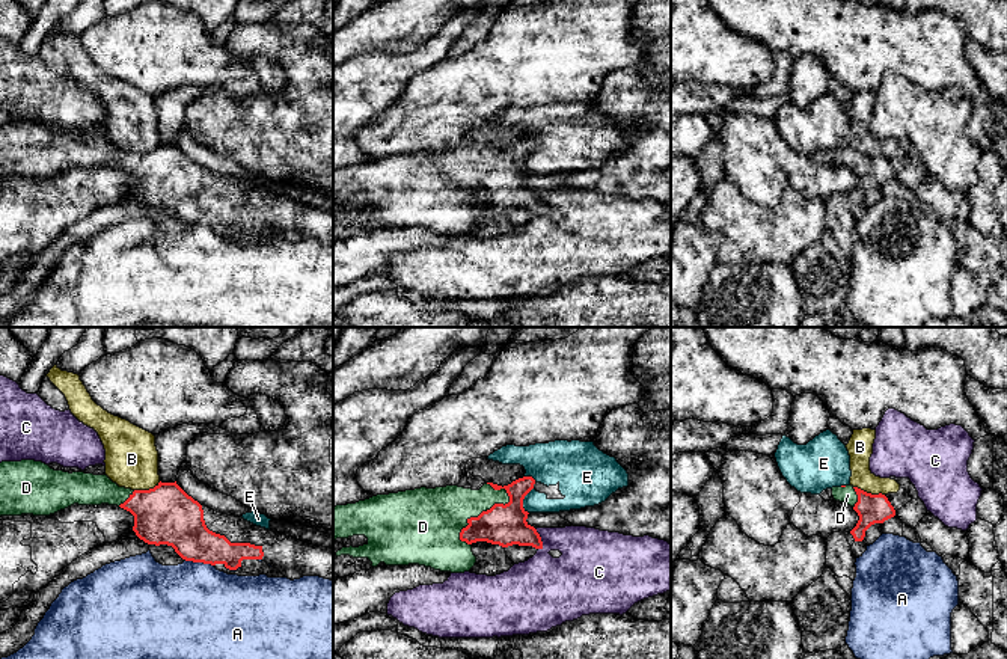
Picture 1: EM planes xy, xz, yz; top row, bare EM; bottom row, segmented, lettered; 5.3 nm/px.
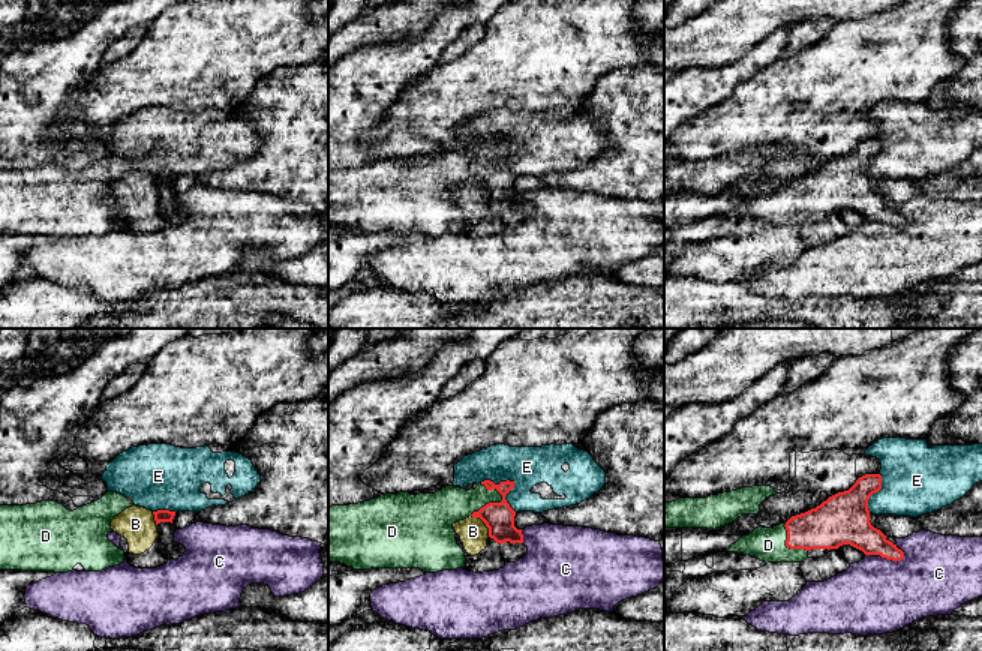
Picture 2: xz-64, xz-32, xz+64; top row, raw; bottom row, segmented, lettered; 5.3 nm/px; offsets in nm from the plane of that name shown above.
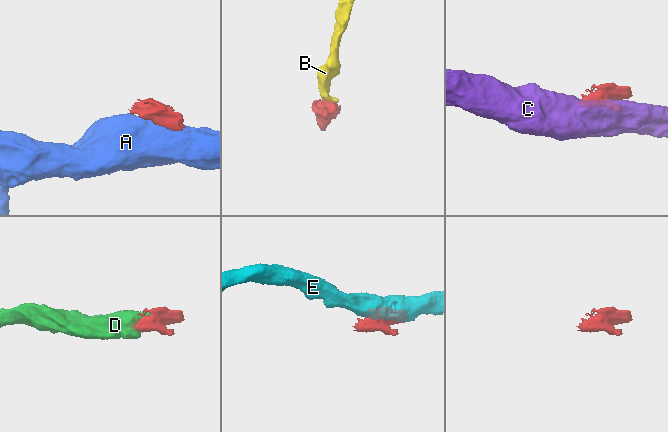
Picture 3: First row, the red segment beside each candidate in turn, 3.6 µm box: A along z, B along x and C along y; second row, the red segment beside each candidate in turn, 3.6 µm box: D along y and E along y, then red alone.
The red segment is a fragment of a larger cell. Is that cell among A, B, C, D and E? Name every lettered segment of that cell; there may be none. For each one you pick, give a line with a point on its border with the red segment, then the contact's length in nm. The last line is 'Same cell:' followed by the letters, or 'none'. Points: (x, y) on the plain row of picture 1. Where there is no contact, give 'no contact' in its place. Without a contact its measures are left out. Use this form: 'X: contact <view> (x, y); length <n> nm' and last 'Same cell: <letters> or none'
D: contact xz (484, 174); length 380 nm
Same cell: D

